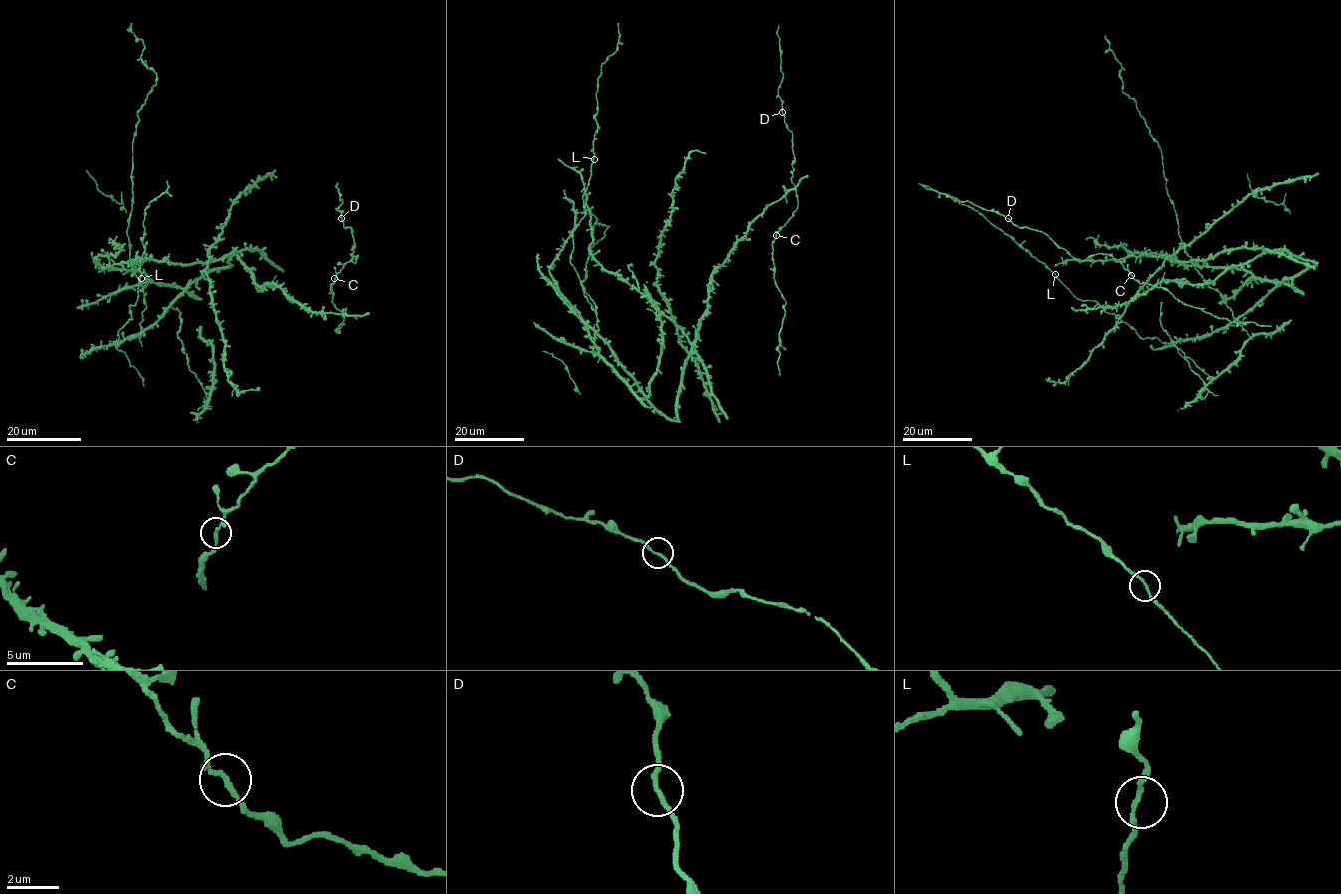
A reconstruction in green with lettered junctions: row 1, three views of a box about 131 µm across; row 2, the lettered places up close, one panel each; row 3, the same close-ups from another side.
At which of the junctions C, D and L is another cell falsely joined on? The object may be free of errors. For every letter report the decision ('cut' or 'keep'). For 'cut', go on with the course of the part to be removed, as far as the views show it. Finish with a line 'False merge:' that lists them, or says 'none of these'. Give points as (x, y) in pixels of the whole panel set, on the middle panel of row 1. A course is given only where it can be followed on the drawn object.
C: keep
D: keep
L: keep
False merge: none of these

